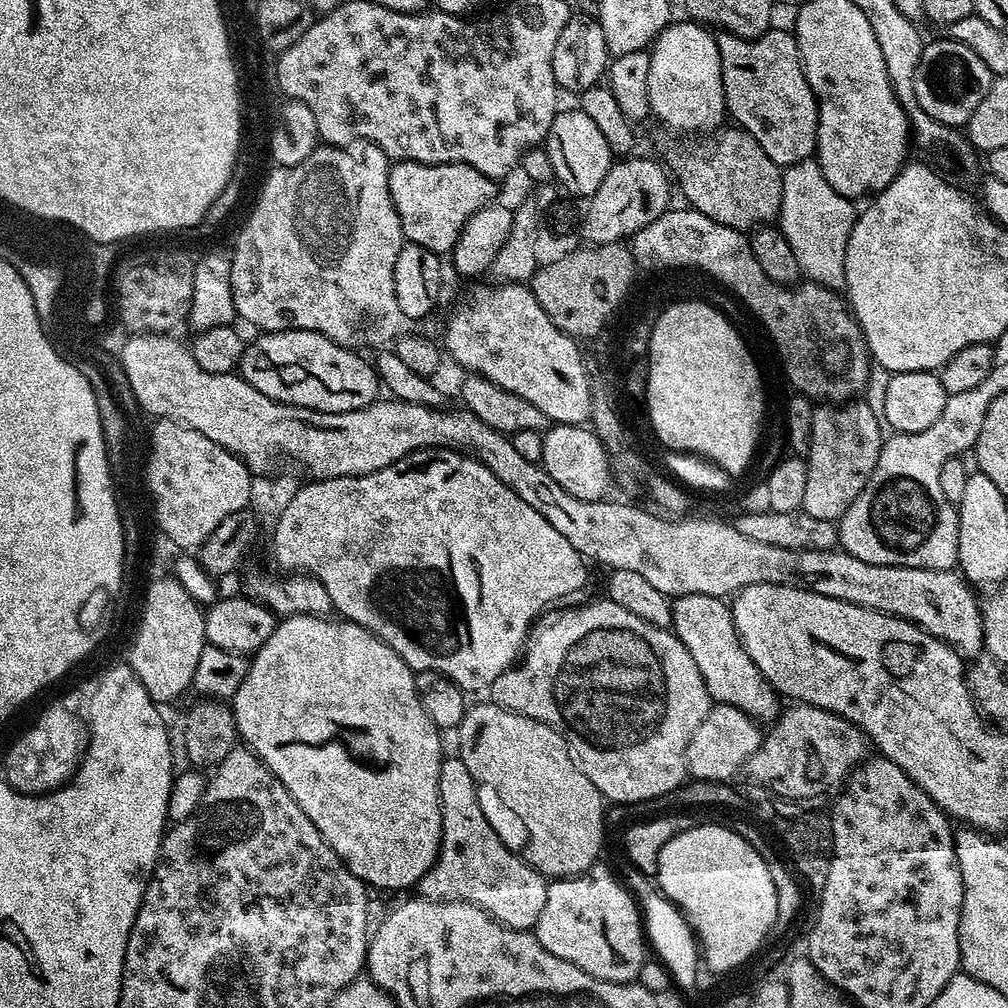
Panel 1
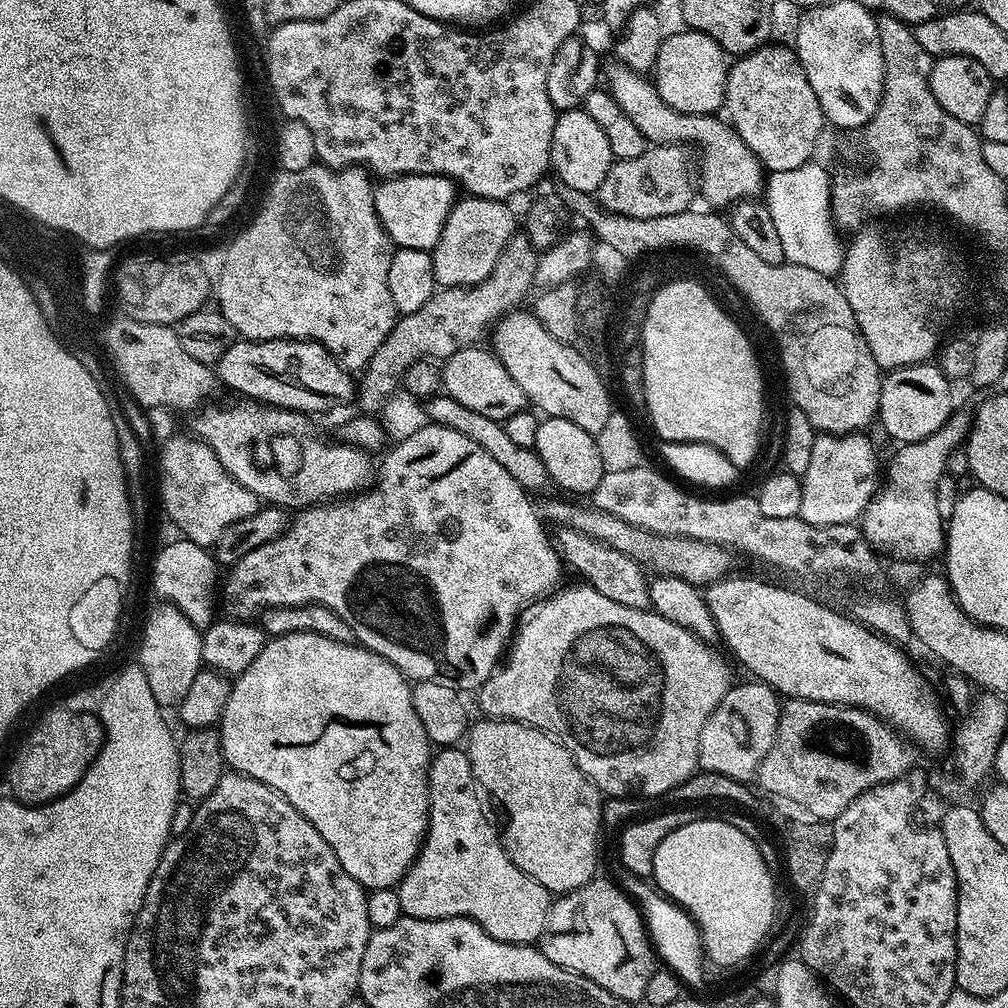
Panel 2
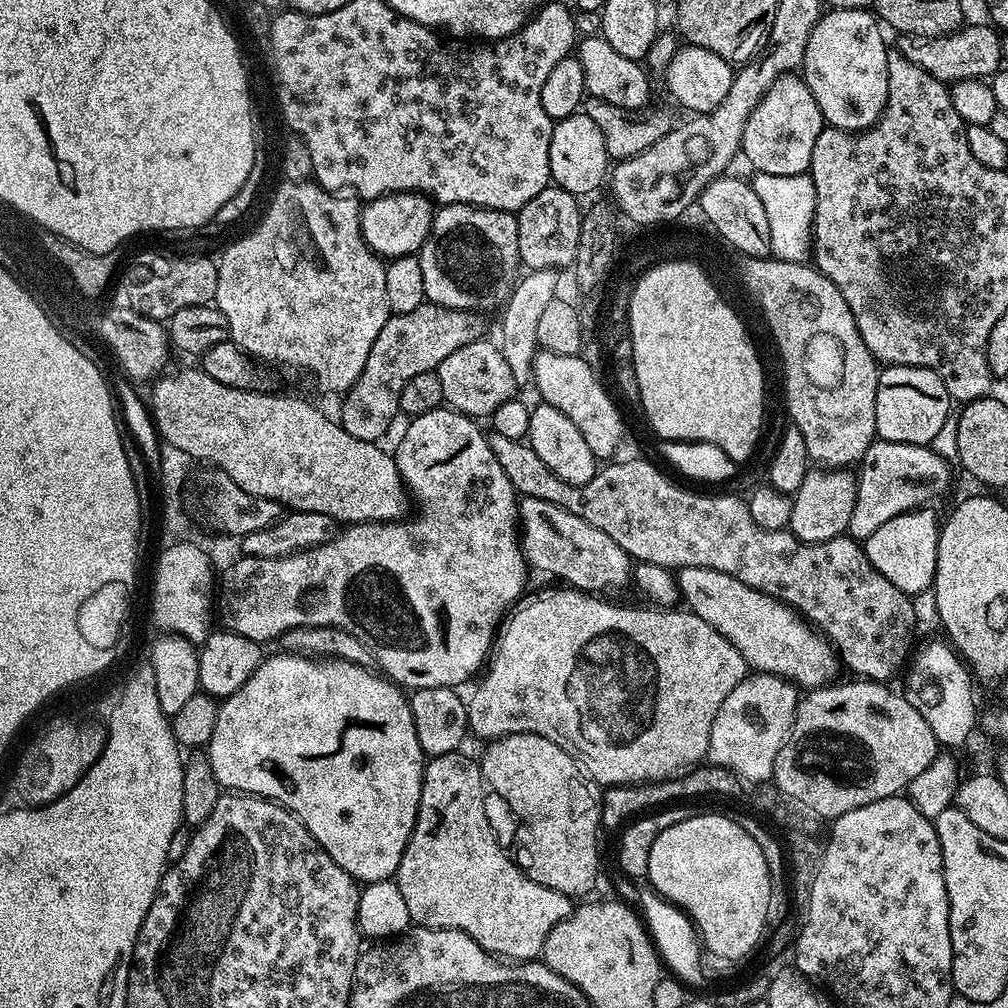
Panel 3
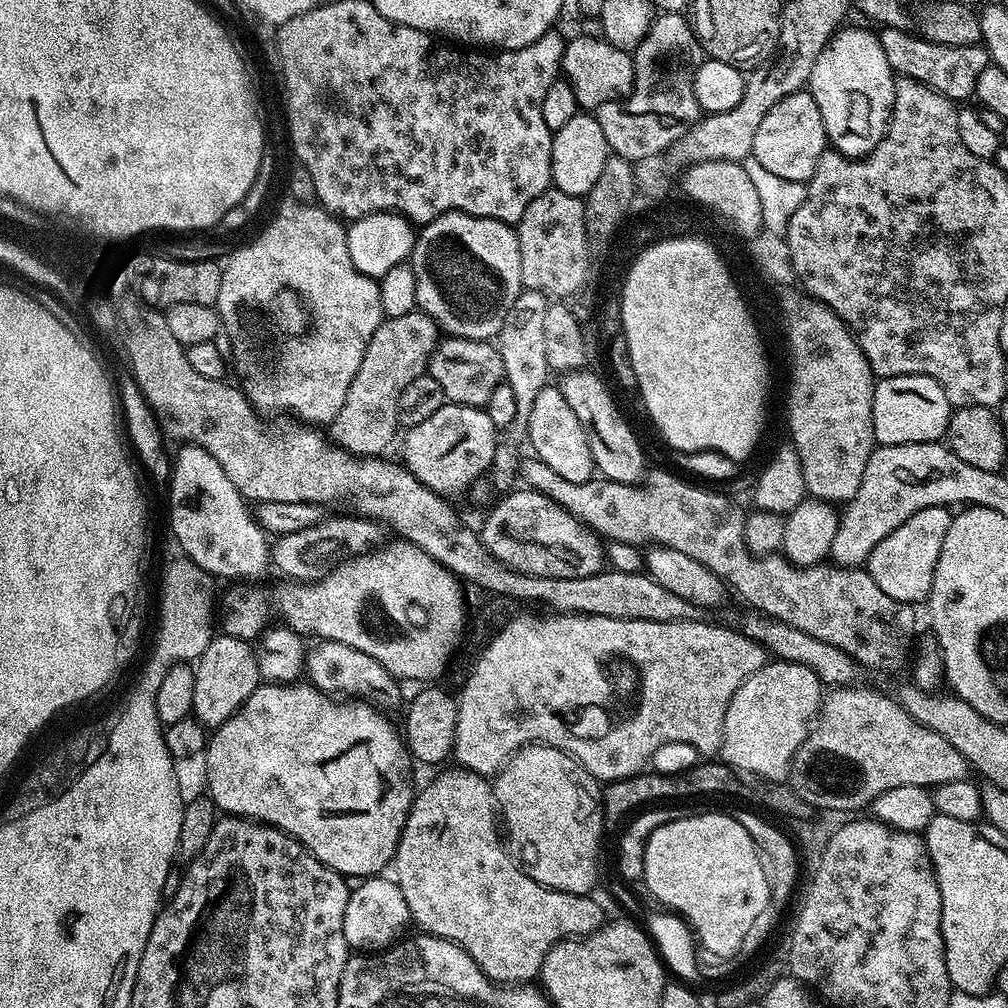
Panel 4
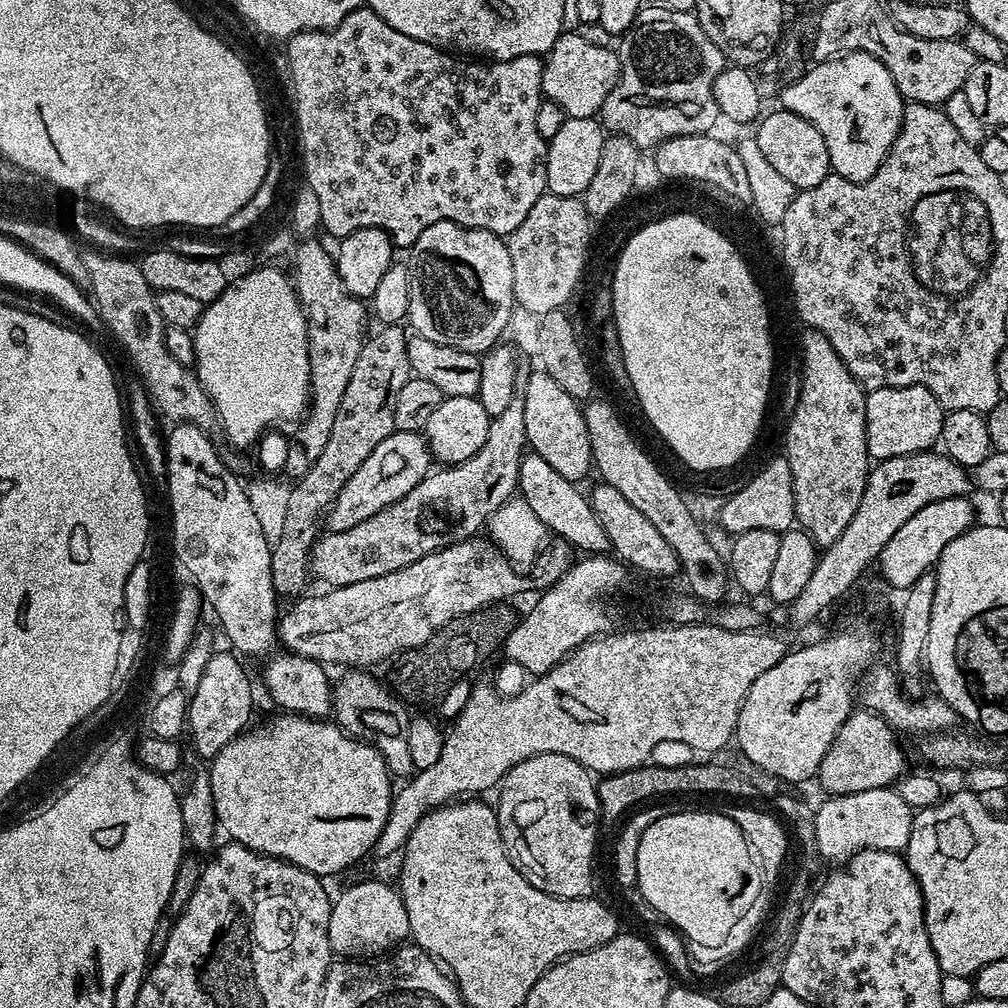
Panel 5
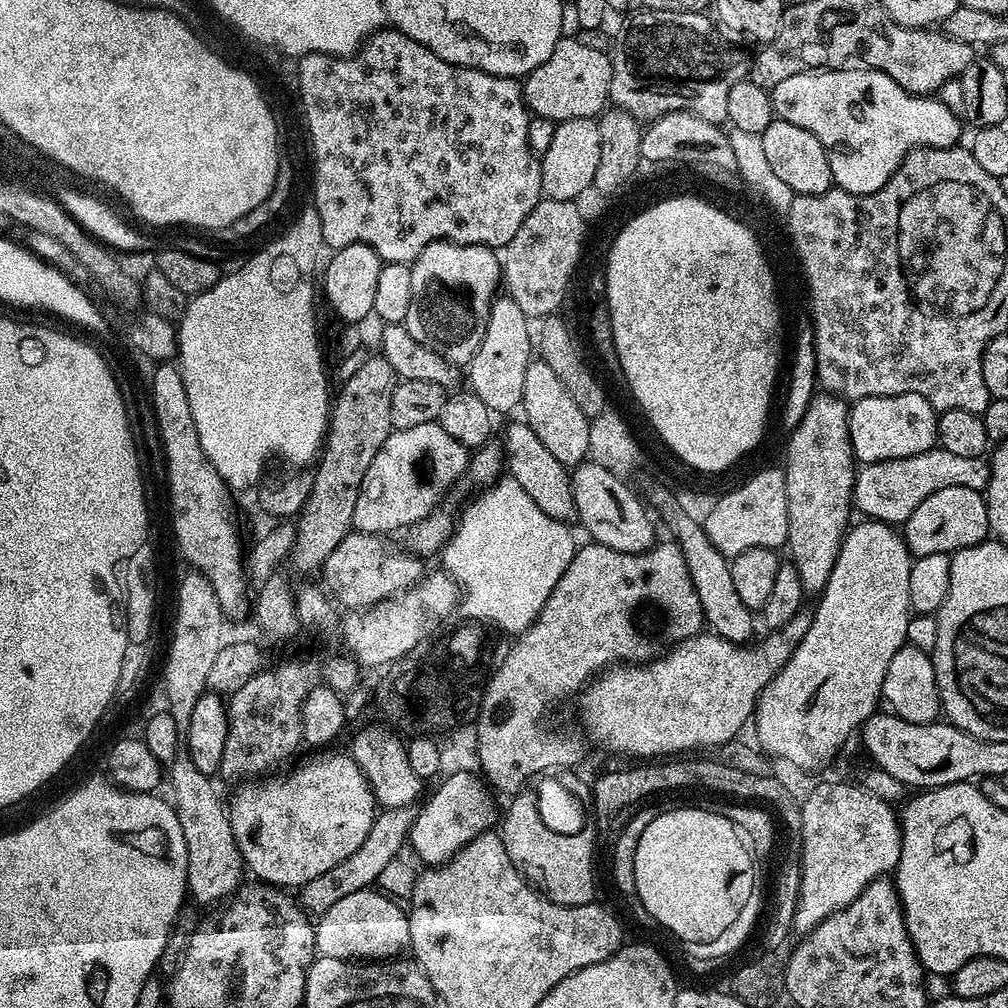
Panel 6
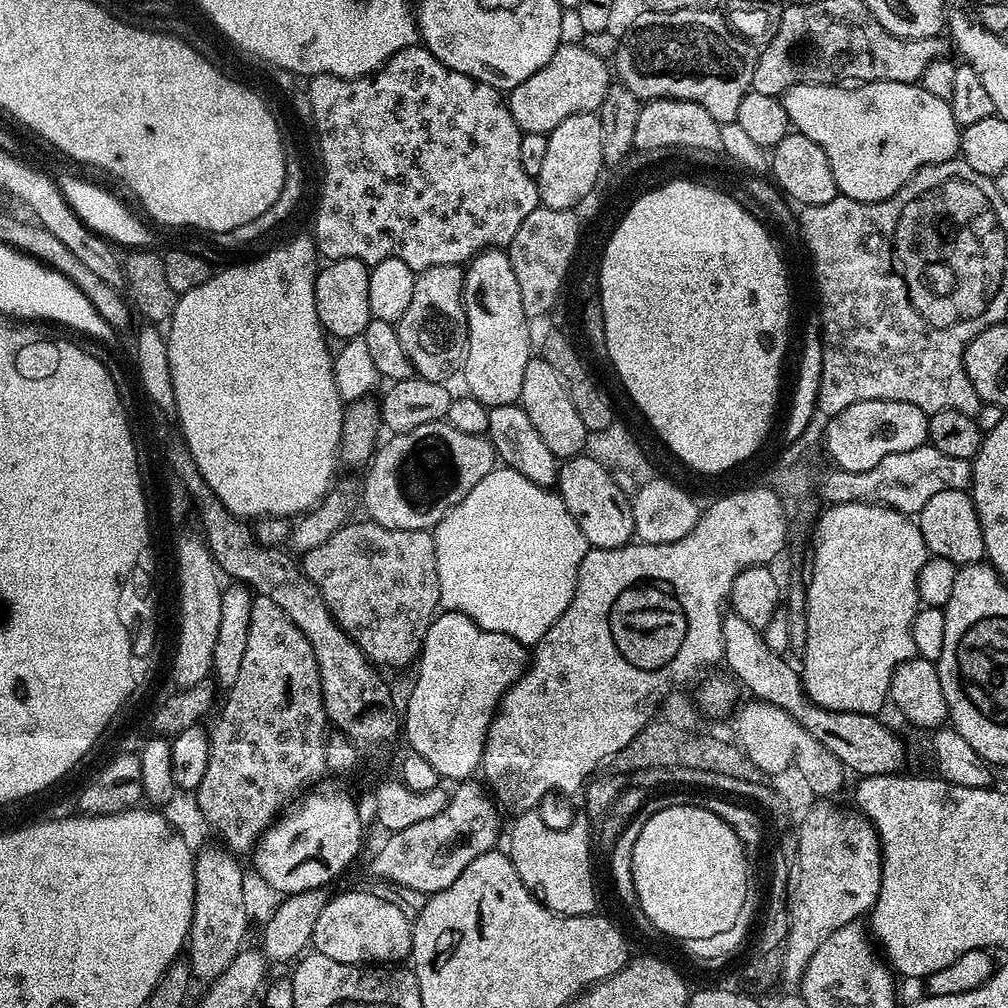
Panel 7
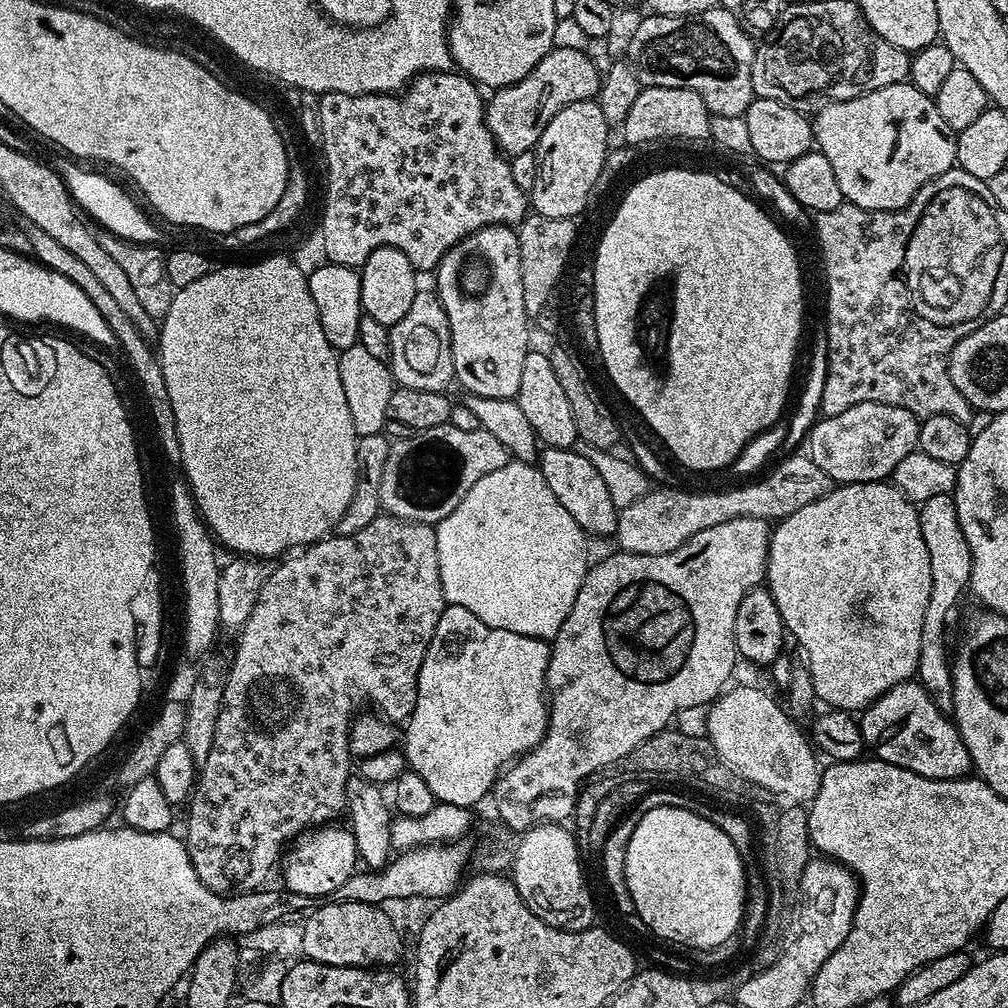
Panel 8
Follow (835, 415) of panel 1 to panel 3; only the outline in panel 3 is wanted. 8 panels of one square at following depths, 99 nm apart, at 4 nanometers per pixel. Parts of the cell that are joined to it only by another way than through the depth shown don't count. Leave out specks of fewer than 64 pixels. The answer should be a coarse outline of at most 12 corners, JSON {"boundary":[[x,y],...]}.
{"boundary":[[813,467],[792,496],[803,544],[847,533],[856,476]]}

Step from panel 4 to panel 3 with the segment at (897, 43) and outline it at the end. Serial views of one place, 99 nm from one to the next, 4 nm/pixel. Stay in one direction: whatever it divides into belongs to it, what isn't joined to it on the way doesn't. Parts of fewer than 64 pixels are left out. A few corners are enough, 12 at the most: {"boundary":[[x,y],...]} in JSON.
{"boundary":[[987,23],[938,38],[900,36],[914,66],[951,86],[1002,67],[1002,36]]}

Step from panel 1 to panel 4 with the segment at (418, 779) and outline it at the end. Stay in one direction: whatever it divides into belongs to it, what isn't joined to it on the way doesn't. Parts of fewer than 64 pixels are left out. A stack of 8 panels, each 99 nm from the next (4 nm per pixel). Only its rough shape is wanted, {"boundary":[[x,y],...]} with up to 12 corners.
{"boundary":[[261,683],[202,753],[221,813],[345,878],[393,863],[410,757],[379,708]]}

